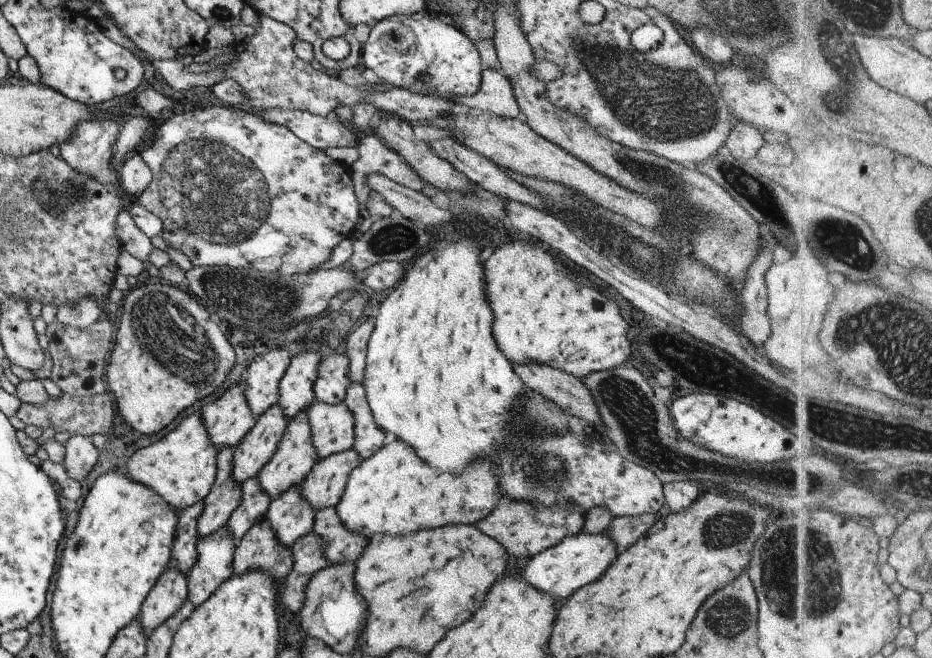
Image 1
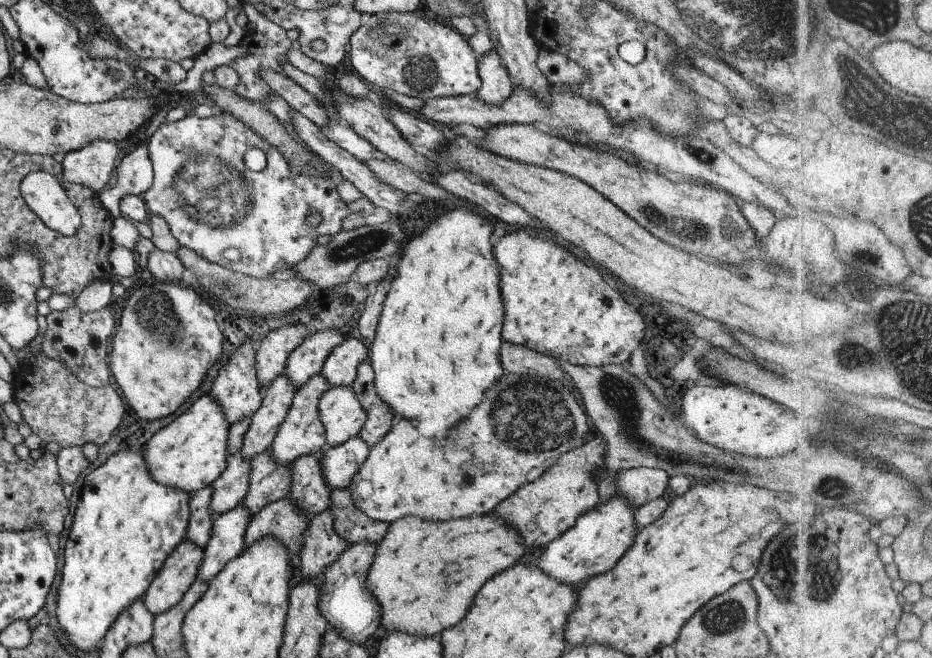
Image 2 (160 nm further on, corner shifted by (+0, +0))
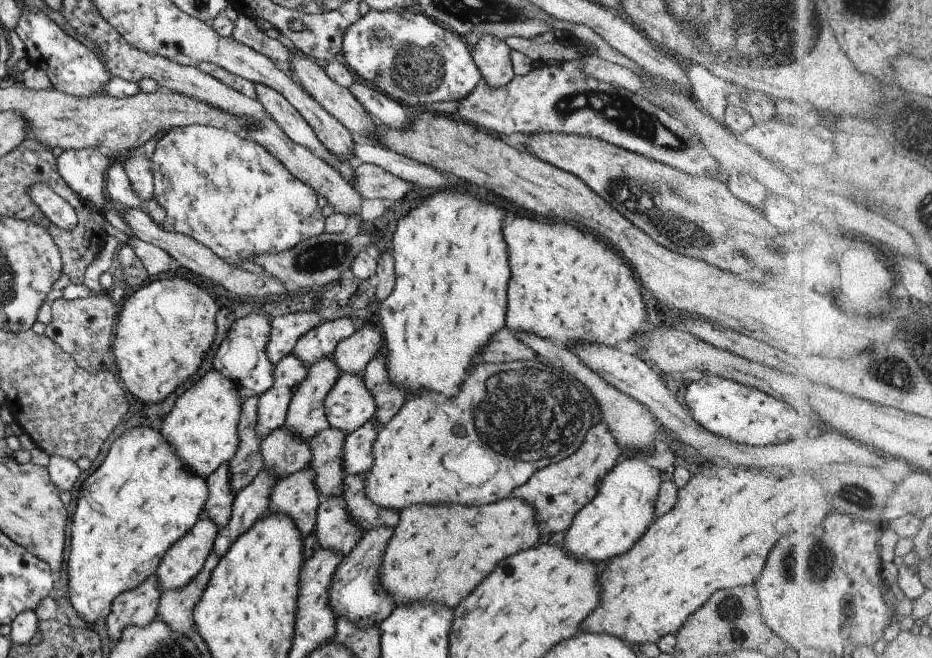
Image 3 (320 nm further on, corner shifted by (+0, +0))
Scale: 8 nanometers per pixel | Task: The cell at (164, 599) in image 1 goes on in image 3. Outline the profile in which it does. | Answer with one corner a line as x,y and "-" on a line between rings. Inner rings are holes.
201,516
199,520
181,538
178,538
161,557
155,574
158,578
158,589
163,592
167,589
183,588
201,570
207,555
212,550
212,544
216,537
217,525
207,516

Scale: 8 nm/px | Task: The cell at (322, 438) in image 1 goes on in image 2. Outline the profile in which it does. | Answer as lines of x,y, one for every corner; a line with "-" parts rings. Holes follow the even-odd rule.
350,385
330,386
319,397
317,408
326,447
340,445
357,435
366,419
365,409

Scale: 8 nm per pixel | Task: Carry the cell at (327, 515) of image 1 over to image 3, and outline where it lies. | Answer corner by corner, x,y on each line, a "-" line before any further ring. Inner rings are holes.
367,473
344,476
341,496
345,501
347,514
362,528
362,532
371,527
397,526
399,511
379,506
367,498
364,491
366,476

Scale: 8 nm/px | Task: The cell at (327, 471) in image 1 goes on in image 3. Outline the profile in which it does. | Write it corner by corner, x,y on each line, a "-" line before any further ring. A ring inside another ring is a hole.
373,418
346,434
342,465
344,474
365,474
373,462
372,444
379,428

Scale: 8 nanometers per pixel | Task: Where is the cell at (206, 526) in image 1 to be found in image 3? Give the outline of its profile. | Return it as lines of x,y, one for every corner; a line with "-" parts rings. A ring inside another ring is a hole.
258,396
242,401
237,423
238,445
235,454
228,460
230,489
234,494
245,488
264,467
260,453
261,439
256,435
256,402

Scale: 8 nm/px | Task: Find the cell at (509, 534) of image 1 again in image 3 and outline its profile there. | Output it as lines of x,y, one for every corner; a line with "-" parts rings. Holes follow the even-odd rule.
603,421
589,426
579,448
555,464
536,470
521,486
511,491
509,497
528,502
536,510
540,534
563,534
569,528
575,513
594,496
600,480
616,463
620,448

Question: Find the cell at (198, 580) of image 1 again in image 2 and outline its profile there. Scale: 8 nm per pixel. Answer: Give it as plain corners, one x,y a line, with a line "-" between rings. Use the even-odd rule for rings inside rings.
243,499
213,518
209,540
202,550
204,557
196,572
197,579
205,581
207,585
228,560
242,551
250,518
250,508
244,505

